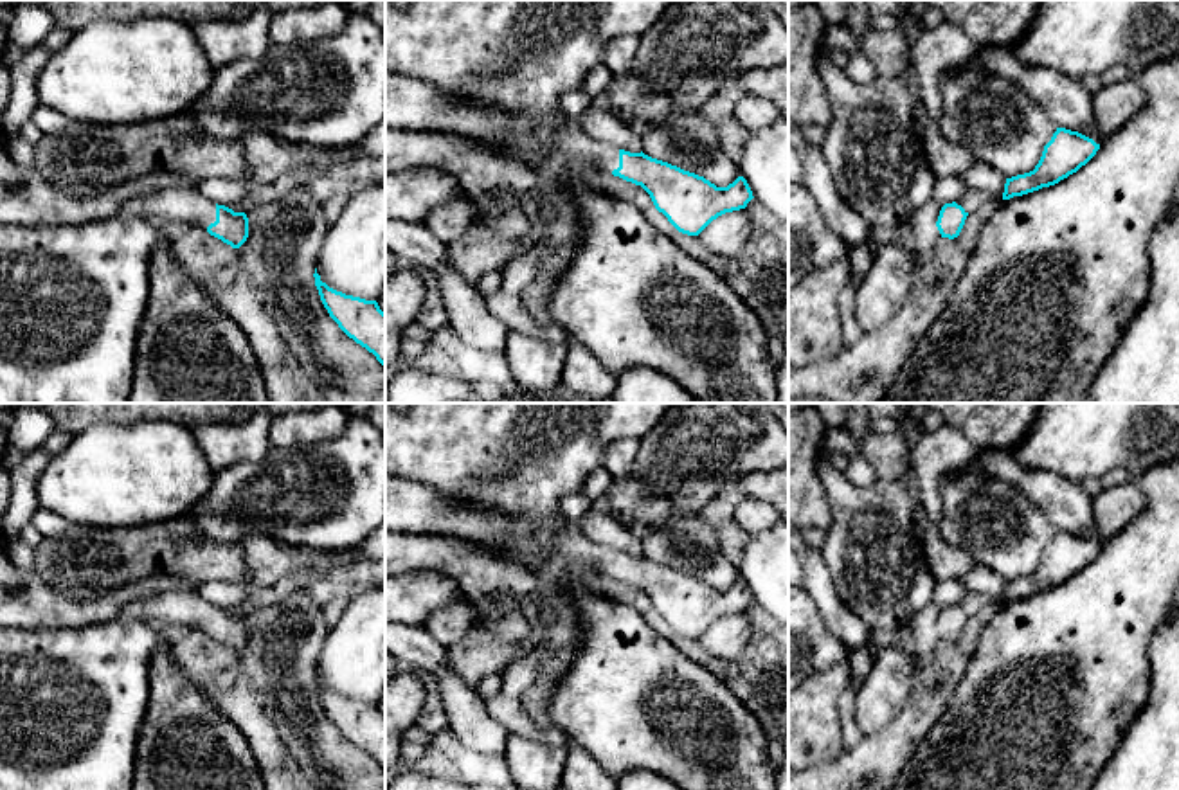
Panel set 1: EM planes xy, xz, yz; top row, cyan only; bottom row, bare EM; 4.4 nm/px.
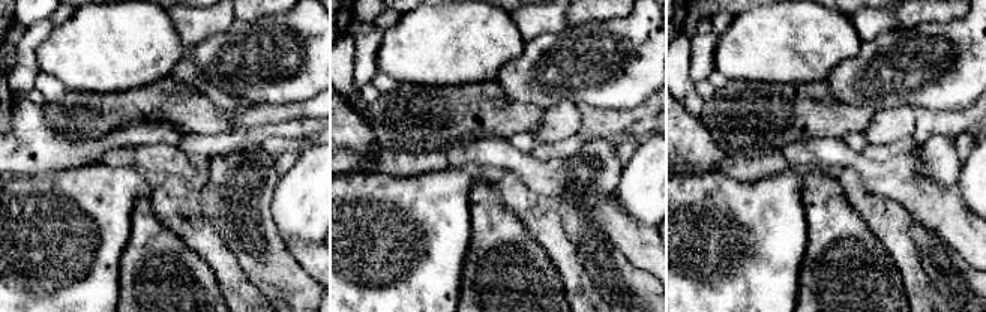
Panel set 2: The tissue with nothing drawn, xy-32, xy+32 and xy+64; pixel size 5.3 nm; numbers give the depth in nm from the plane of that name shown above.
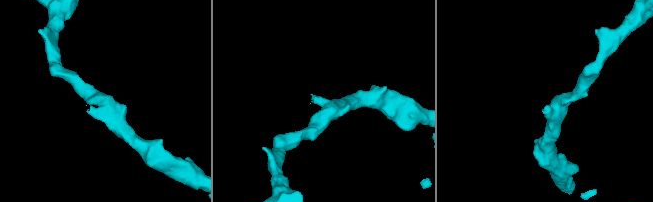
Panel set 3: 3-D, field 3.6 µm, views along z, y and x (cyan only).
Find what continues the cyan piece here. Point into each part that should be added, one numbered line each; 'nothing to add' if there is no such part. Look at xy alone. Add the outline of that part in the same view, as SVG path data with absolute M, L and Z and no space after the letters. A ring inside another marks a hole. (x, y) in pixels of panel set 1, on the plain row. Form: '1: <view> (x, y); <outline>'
1: xy (179, 610); M194 590L160 592L124 603L119 619L148 623L166 632L207 633L216 624L216 606Z

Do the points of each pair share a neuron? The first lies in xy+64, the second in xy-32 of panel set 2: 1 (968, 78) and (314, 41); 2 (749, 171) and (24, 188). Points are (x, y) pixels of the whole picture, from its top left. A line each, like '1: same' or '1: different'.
1: same
2: different

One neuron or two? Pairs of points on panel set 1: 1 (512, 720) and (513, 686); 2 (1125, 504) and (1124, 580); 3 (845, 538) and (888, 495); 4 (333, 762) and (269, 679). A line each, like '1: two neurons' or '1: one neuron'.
1: two neurons
2: two neurons
3: one neuron
4: one neuron

